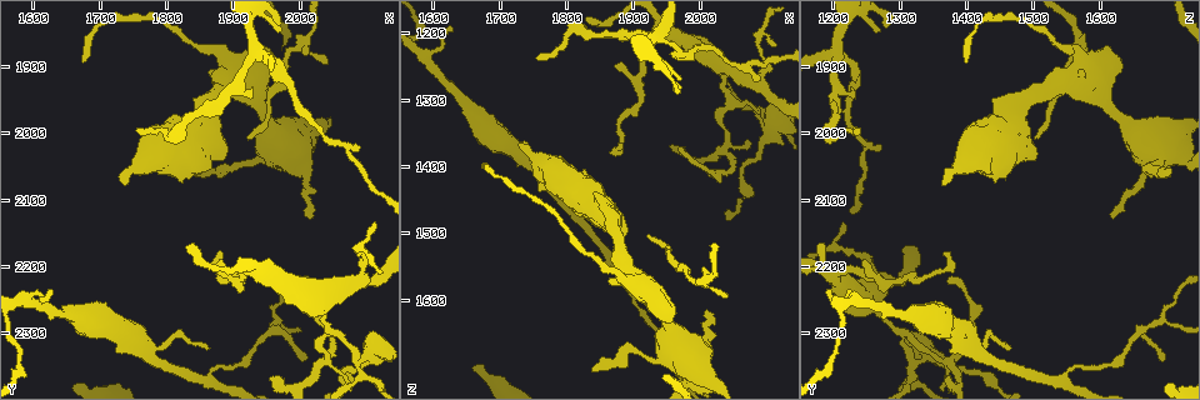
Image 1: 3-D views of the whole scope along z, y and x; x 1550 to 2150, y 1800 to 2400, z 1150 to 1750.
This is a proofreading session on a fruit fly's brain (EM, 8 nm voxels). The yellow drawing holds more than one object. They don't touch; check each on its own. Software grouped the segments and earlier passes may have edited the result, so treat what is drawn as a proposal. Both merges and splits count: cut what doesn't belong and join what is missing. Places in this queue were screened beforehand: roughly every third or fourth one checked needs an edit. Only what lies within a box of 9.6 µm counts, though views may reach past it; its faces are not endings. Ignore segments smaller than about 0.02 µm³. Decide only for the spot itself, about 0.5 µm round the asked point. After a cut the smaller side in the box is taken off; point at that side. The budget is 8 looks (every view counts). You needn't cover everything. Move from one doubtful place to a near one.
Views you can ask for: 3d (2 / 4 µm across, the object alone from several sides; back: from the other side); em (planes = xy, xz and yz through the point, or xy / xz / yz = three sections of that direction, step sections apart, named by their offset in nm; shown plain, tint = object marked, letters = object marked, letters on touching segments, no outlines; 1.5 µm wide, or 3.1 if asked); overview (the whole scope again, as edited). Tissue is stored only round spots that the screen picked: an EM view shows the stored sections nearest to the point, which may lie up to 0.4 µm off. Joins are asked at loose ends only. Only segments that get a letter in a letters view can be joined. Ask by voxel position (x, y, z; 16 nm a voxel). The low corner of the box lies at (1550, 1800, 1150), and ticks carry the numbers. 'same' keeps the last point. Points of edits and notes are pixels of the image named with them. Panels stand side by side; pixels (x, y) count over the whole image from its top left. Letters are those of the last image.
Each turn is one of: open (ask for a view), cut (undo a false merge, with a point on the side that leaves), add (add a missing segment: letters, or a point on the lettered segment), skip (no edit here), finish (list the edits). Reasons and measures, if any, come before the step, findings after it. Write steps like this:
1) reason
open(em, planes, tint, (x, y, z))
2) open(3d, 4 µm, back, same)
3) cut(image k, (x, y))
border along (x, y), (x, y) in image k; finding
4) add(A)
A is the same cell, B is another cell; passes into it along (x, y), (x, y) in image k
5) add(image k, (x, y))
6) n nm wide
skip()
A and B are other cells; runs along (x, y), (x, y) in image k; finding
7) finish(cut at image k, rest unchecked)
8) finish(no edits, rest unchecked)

thin end
open(em, xz, step 8, tint, (1675, 1895, 1400))

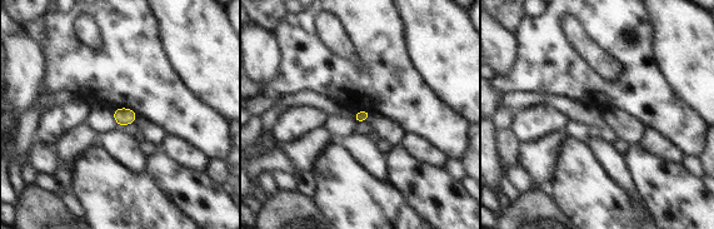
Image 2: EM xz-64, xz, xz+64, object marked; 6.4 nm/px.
another direction
open(em, planes, tint, same)

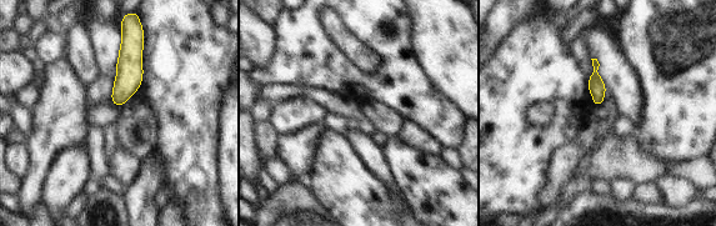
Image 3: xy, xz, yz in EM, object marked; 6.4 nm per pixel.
see the neighbours
open(em, planes, letters, same)

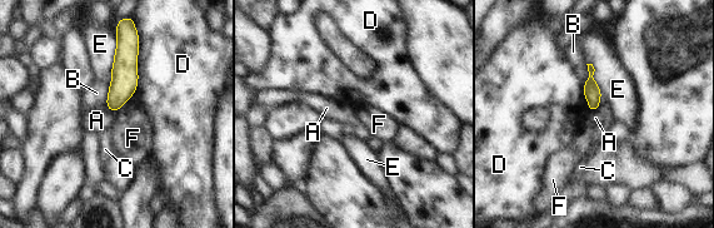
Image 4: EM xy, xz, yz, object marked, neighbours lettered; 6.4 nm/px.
skip()
A, B, C, D, E and F are other cells; none of them fits

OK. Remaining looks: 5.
free end
open(3d, 2 µm, (1835, 2060, 1710))

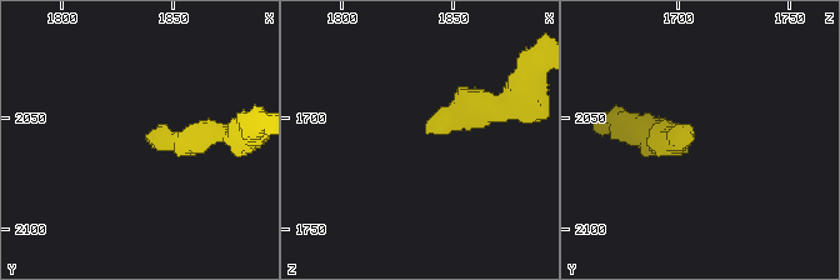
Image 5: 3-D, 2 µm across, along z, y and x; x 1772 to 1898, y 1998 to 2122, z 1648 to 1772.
open(em, planes, letters, (1840, 2056, 1707))

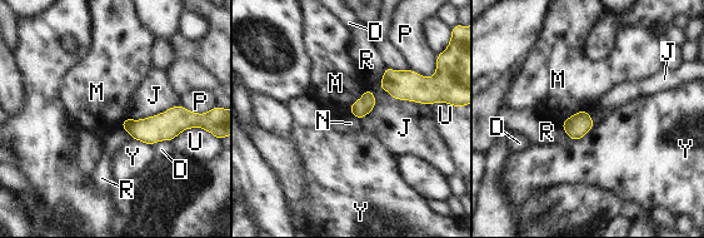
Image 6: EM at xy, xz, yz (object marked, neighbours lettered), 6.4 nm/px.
skip()
D, J, M, N, P, R, U and Y are other cells; border along (350, 114), (362, 120) in image 6; none of them fits

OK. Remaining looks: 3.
branch stops here
open(em, yz, step 8, tint, (1935, 1935, 1230))

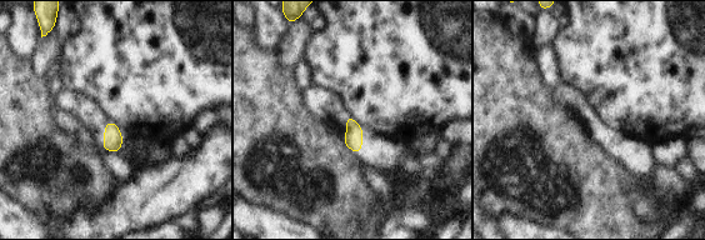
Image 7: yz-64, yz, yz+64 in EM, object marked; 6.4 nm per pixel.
open(em, planes, letters, same)

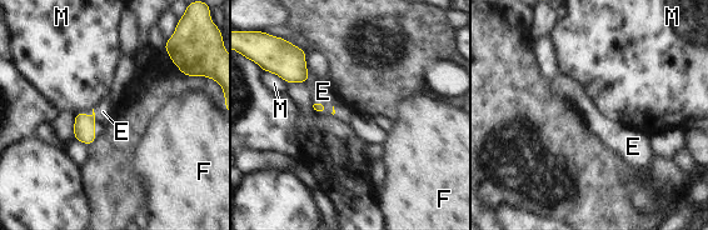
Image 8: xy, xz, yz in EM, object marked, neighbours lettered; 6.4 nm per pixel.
add(image 8, (103, 111))
E is the same cell, F and M are other cells; passes into it along (84, 128), (94, 120), (103, 111) in image 8; the neuron continues

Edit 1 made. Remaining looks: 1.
thin end
open(em, planes, letters, (2010, 2340, 1700))

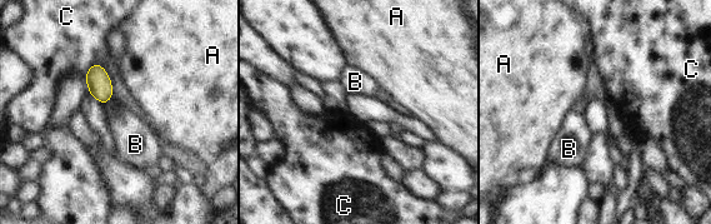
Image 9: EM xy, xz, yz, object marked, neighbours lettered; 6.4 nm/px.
skip()
A, B and C are other cells; no lettered segment goes on from it

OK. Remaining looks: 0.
finish(add at image 8, rest unchecked)

